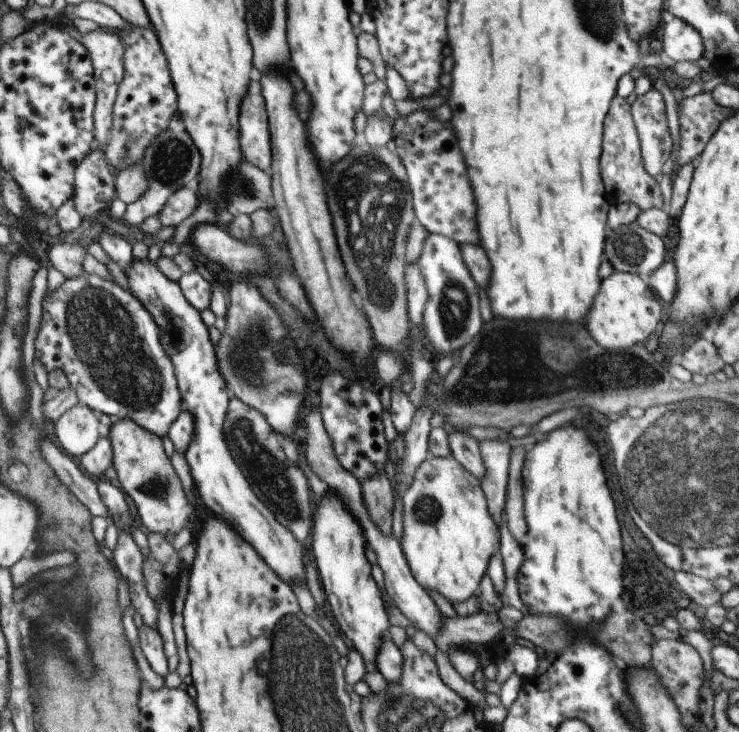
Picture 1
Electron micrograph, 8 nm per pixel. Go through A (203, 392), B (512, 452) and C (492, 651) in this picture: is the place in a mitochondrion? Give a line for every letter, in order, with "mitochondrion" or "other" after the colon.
A: other
B: other
C: other

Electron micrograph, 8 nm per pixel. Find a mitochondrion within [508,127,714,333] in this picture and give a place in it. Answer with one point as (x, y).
(629, 248)

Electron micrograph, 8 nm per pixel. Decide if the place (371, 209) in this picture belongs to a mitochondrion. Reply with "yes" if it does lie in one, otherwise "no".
yes

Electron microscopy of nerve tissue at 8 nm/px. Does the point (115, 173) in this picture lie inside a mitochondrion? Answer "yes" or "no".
no

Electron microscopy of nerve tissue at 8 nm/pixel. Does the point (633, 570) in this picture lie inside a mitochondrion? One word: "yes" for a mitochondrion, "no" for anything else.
no

